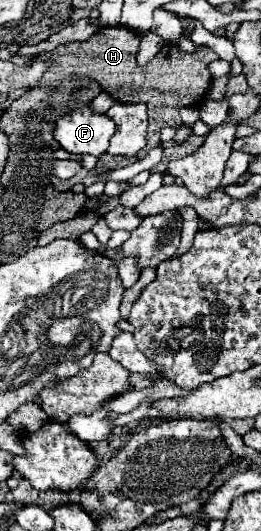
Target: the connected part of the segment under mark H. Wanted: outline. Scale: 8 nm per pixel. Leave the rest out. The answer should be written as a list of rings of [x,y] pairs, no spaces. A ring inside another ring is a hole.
[[[115,26],[115,28],[101,28],[97,30],[89,40],[85,42],[73,42],[59,46],[53,52],[41,54],[45,60],[53,60],[39,82],[39,86],[55,90],[57,82],[63,82],[67,76],[87,76],[101,84],[101,88],[117,102],[143,102],[149,108],[149,138],[147,148],[141,150],[141,154],[147,154],[151,148],[159,146],[159,130],[163,126],[179,126],[181,116],[179,110],[183,106],[195,106],[199,104],[209,86],[211,76],[207,70],[207,60],[217,60],[219,56],[211,48],[203,48],[195,54],[185,54],[177,46],[163,46],[155,58],[147,66],[137,66],[137,50],[139,50],[139,34]]]

